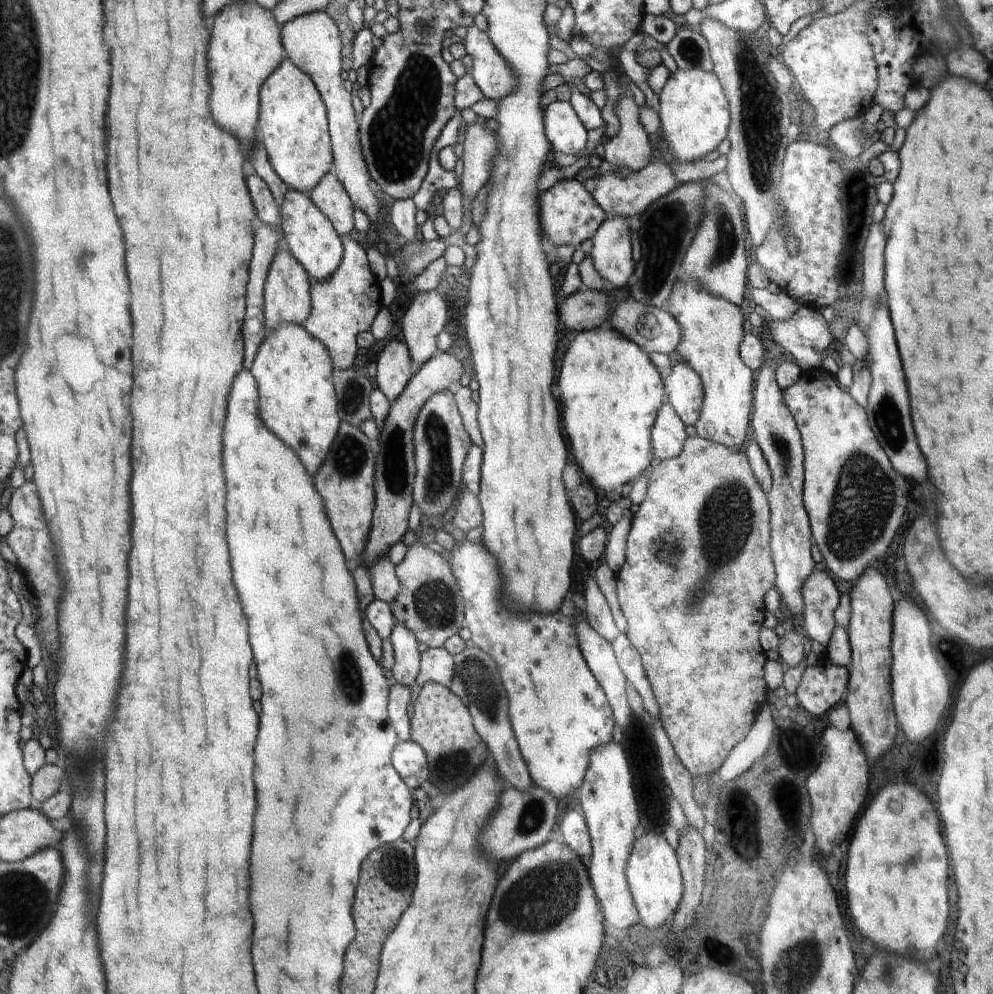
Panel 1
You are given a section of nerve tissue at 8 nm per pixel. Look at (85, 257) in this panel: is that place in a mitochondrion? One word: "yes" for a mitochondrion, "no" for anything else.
yes

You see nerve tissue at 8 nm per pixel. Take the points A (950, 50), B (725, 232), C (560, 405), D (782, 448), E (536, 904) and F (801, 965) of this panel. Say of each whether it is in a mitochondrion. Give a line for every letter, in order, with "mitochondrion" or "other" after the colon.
A: other
B: mitochondrion
C: other
D: mitochondrion
E: mitochondrion
F: mitochondrion

